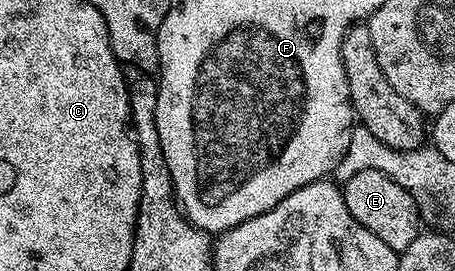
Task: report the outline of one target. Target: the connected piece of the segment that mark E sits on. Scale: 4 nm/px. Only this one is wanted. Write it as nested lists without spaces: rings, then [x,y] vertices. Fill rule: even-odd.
[[[376,169],[357,171],[357,175],[342,182],[341,188],[345,207],[349,207],[349,215],[353,215],[353,219],[357,219],[361,227],[373,231],[377,239],[389,243],[389,247],[393,247],[395,253],[402,253],[405,247],[409,247],[409,243],[413,243],[413,239],[417,239],[421,232],[419,225],[421,206],[410,191],[389,179],[389,175]]]

